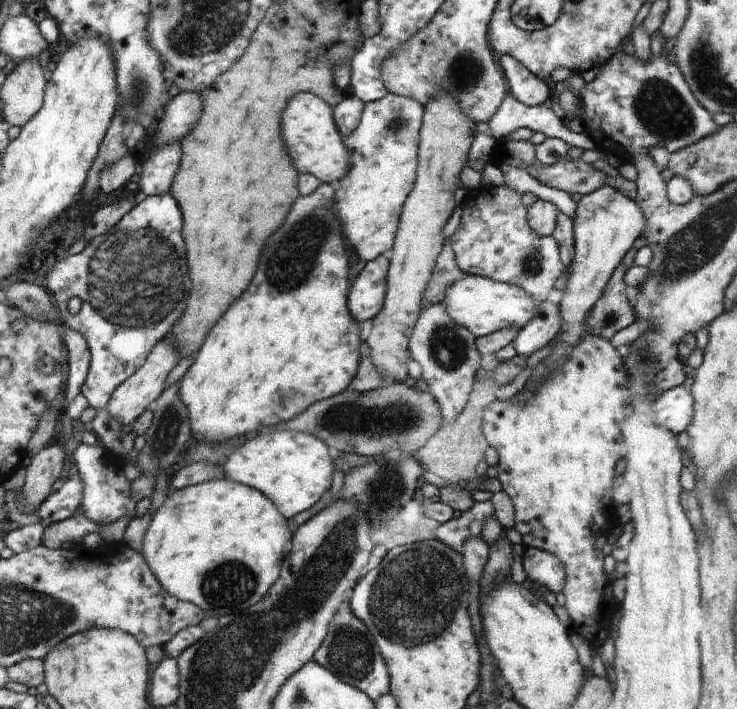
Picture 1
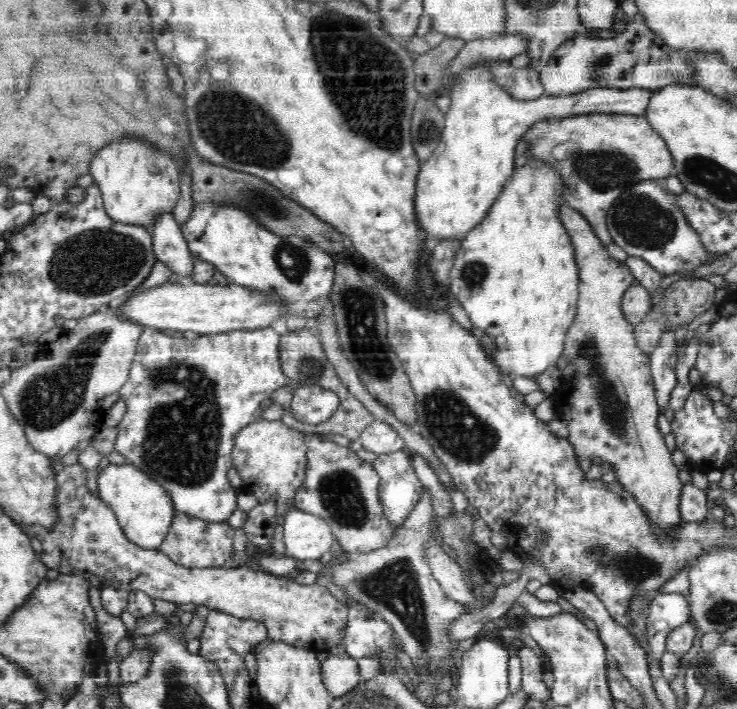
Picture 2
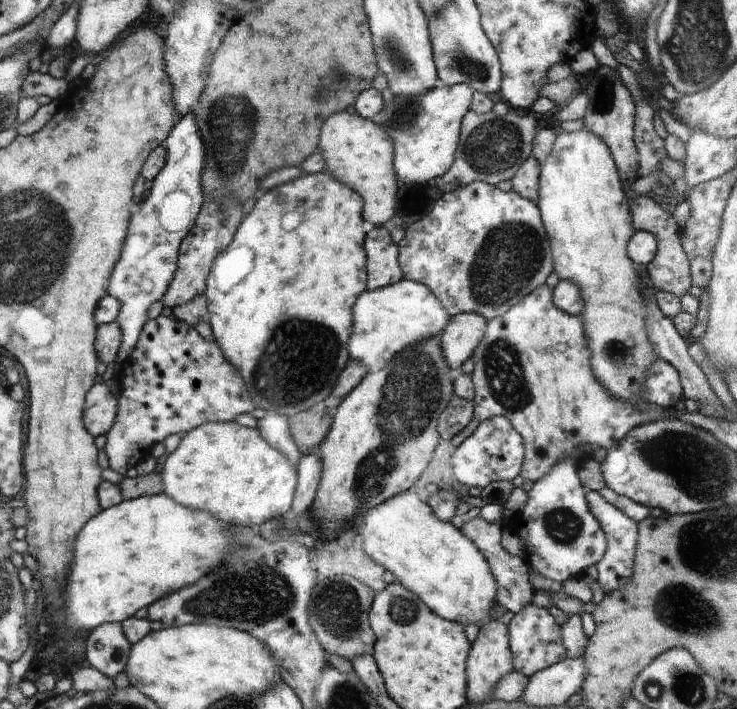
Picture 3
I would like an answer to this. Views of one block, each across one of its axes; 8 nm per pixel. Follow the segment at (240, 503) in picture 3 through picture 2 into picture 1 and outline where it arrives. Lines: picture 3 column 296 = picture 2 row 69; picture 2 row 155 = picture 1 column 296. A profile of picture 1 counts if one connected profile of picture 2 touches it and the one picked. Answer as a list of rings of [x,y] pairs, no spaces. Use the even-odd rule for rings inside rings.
[[[288,428],[260,432],[245,438],[231,449],[223,465],[224,474],[230,480],[260,490],[284,518],[292,518],[304,510],[310,510],[332,486],[334,466],[326,445],[308,432],[296,432]]]

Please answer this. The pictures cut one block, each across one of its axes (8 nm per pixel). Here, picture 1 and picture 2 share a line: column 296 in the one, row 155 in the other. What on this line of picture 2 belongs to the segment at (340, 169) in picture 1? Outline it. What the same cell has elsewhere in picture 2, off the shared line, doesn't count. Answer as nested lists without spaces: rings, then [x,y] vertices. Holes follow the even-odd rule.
[[[116,140],[108,148],[96,152],[88,174],[94,178],[108,216],[117,223],[145,228],[153,226],[162,214],[172,214],[172,208],[180,198],[180,175],[176,162],[166,152],[156,152],[150,144],[140,140]],[[166,158],[166,160],[156,160]]]

